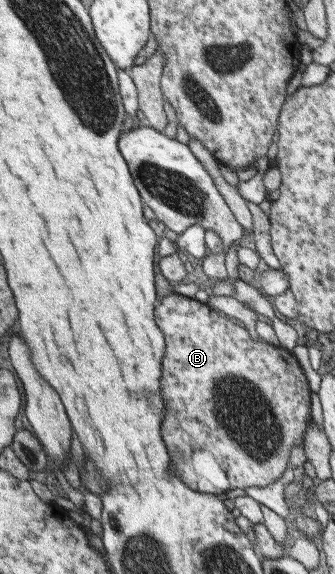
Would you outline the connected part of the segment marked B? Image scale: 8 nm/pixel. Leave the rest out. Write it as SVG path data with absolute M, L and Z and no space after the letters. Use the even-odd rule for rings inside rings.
M176 293L157 305L157 323L165 331L165 415L160 433L173 455L173 472L181 471L181 482L208 495L236 487L265 487L279 479L291 447L303 442L311 421L309 389L295 357L281 345L251 339L235 321L215 317L207 304Z

